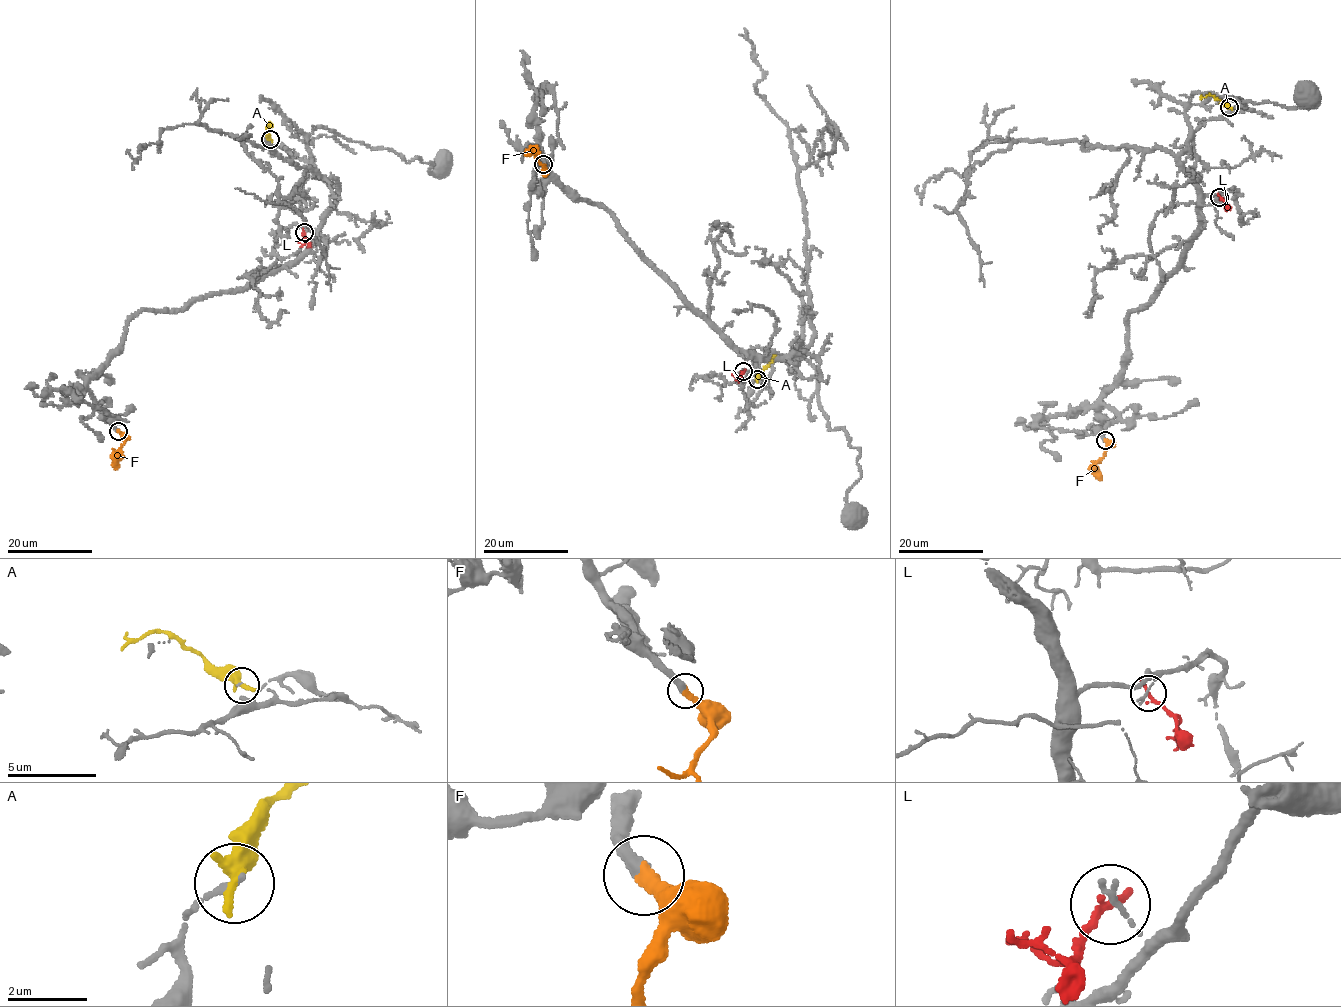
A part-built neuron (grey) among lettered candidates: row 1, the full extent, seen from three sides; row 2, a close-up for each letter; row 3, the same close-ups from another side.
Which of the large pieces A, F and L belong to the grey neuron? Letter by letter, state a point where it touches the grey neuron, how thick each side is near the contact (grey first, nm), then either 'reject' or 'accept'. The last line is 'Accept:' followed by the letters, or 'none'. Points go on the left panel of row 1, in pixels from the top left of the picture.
A: contact (270, 139); calibres 150 and 400 nm; reject
F: contact (118, 431); calibres 360 and 380 nm; accept
L: contact (304, 232); calibres 130 and 240 nm; reject
Accept: F

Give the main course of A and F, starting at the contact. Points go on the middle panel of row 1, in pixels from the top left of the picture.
A: (757, 379), (758, 374), (774, 355)
F: (543, 165), (537, 160), (538, 154), (525, 154)

